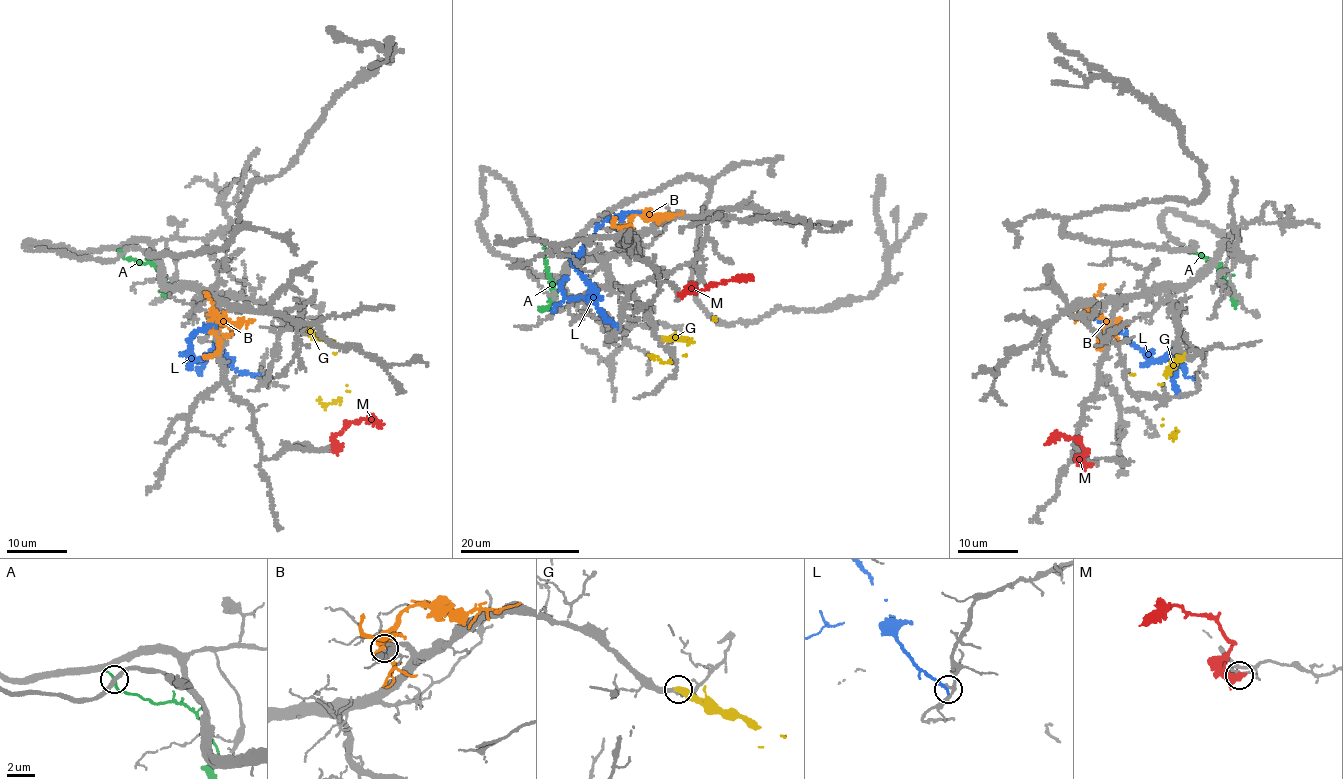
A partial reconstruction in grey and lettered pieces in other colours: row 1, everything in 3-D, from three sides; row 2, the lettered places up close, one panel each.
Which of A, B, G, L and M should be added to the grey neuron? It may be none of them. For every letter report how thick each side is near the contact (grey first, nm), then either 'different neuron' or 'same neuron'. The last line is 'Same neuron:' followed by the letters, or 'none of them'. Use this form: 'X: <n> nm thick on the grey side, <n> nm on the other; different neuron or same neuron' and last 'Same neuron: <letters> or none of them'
A: 320 nm thick on the grey side, 220 nm on the other; different neuron
B: 420 nm thick on the grey side, 480 nm on the other; different neuron
G: 300 nm thick on the grey side, 480 nm on the other; same neuron
L: 180 nm thick on the grey side, 240 nm on the other; different neuron
M: 320 nm thick on the grey side, 550 nm on the other; different neuron
Same neuron: G

